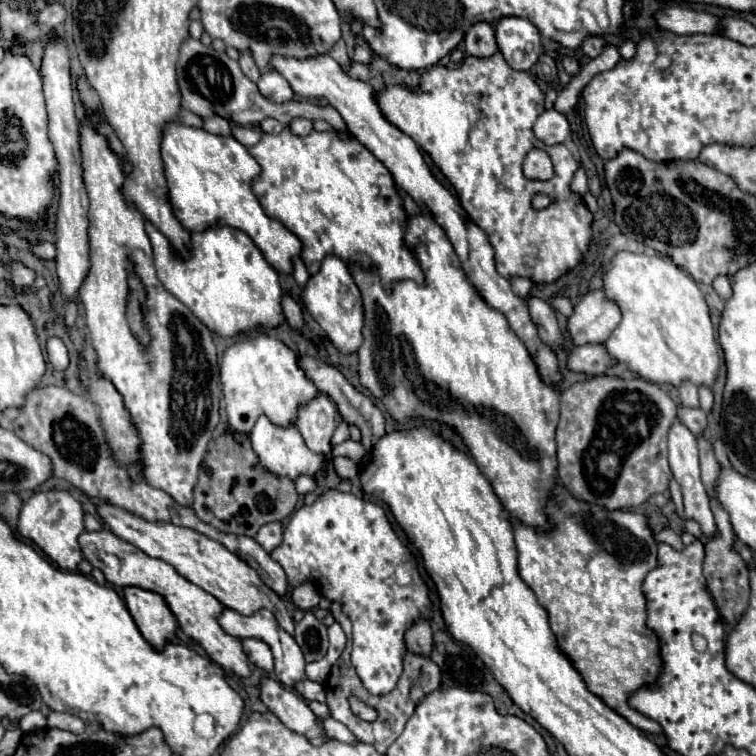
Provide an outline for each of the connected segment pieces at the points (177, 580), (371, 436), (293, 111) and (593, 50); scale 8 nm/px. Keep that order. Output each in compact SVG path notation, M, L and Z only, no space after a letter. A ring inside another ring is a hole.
M103 527L101 531L83 531L79 535L79 545L81 545L83 557L93 567L101 569L105 579L111 585L119 585L119 587L135 585L135 587L143 587L143 589L149 589L149 591L155 591L155 593L163 595L167 605L171 607L173 615L177 617L179 627L189 637L193 637L217 665L221 665L225 671L235 673L237 677L251 677L249 659L243 651L241 639L225 633L223 627L217 623L217 617L225 611L225 605L219 599L215 599L211 593L203 591L201 587L197 587L195 583L187 581L169 563L165 563L161 559L155 559L155 557L149 557L147 553L137 549L133 543L127 543L127 541L119 539L107 527Z
M301 357L301 359L299 359L299 365L305 369L307 377L319 387L319 391L323 391L325 395L329 395L329 397L335 401L335 405L337 405L337 409L339 409L343 421L349 423L349 425L359 427L359 431L361 431L361 435L363 435L361 443L363 443L363 447L365 447L367 451L371 451L371 449L377 445L377 441L385 435L385 419L383 419L381 411L379 411L363 393L359 393L335 367L325 365L325 363L319 363L319 361L313 359L313 357Z
M189 39L181 47L181 57L177 61L177 77L179 77L181 95L183 95L183 107L193 111L195 115L199 115L203 119L207 119L211 115L219 115L219 117L225 117L227 121L231 121L235 125L257 125L267 117L273 117L273 119L281 121L283 125L289 125L295 117L305 117L311 121L323 119L333 127L333 131L341 139L351 139L347 125L335 107L331 107L331 105L319 107L319 105L313 105L309 101L273 103L267 97L263 97L259 93L257 85L241 73L237 61L229 59L225 55L225 51L215 51L211 45L203 45L197 39Z
M587 37L583 41L583 47L581 49L583 49L585 55L589 55L593 59L593 57L599 57L603 53L603 47L605 47L603 37Z

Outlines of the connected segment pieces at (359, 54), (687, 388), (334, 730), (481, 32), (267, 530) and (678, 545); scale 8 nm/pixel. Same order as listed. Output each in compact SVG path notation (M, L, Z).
M355 35L355 55L353 55L353 61L369 65L373 61L373 57L375 57L375 53L371 51L369 41L363 35Z
M683 383L679 385L679 395L681 403L685 407L699 407L699 397L697 397L697 387L693 383Z
M319 719L321 721L321 725L325 725L325 731L329 733L329 737L333 737L333 739L337 739L337 741L341 741L341 743L349 743L349 745L355 745L357 743L357 739L353 737L353 733L349 733L341 723L337 723L335 719Z
M477 23L465 35L465 51L473 57L491 57L497 53L495 31L489 23Z
M269 523L269 525L263 525L259 529L259 533L255 535L255 541L269 553L281 543L281 537L283 537L283 525L281 523Z
M663 529L663 531L655 533L655 539L657 539L659 543L667 543L667 545L671 545L671 547L673 547L673 549L677 549L677 551L685 549L685 545L683 545L681 537L679 537L673 529Z

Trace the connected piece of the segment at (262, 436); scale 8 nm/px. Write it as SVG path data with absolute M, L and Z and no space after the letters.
M259 417L253 431L249 433L249 439L251 439L255 455L259 457L259 463L277 477L297 479L299 475L315 475L321 467L323 457L305 447L305 441L303 441L301 433L297 433L297 427L281 429L277 425L273 425L267 417Z

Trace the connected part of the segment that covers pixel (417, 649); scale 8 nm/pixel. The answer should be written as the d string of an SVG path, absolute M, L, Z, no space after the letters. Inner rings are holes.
M417 621L405 635L407 649L413 655L425 655L429 657L433 651L433 633L429 627L429 621Z

